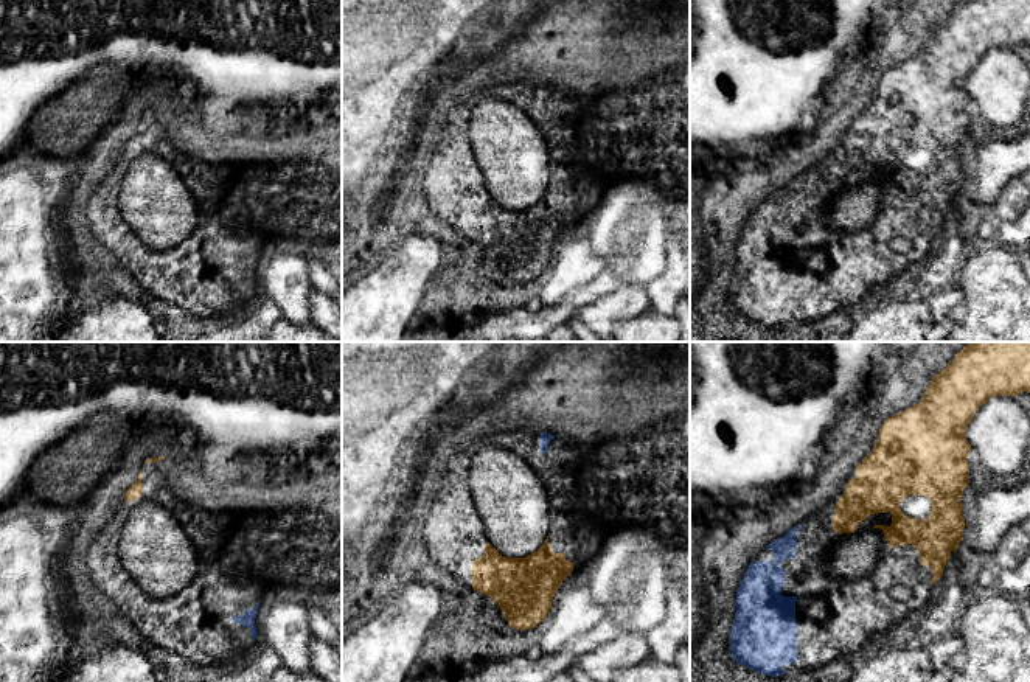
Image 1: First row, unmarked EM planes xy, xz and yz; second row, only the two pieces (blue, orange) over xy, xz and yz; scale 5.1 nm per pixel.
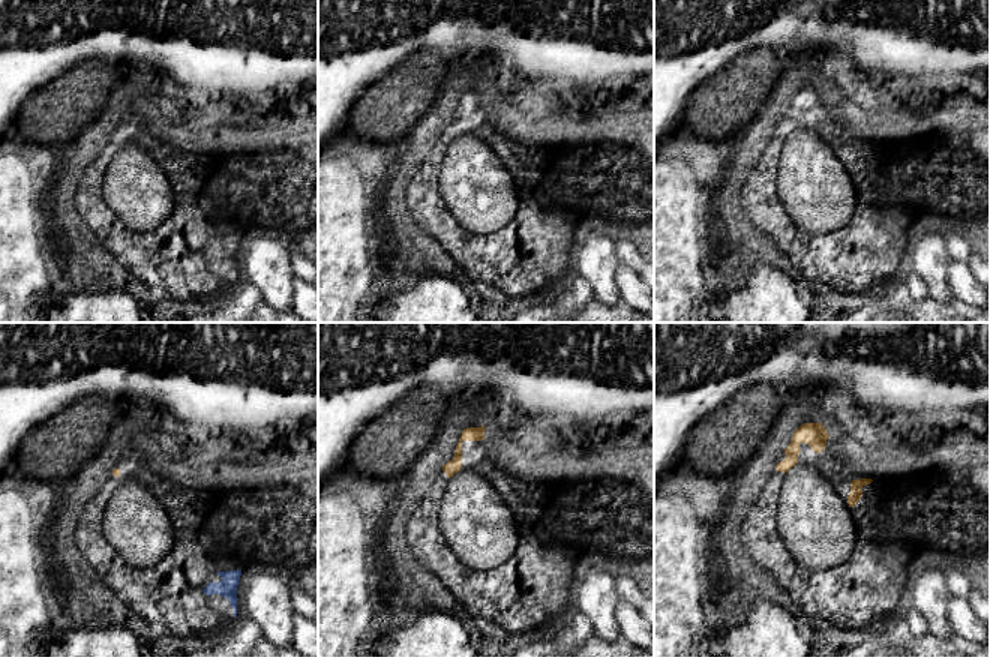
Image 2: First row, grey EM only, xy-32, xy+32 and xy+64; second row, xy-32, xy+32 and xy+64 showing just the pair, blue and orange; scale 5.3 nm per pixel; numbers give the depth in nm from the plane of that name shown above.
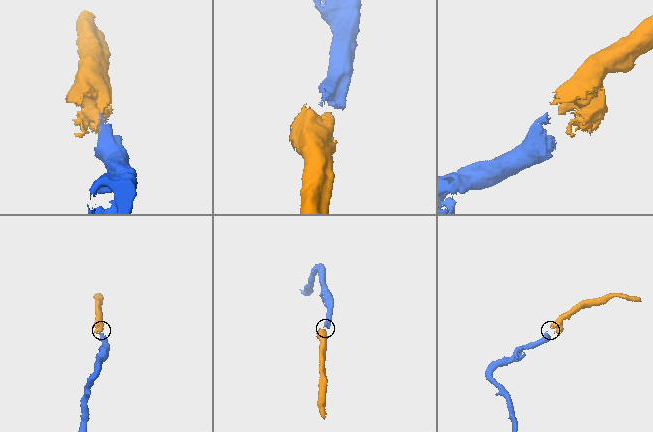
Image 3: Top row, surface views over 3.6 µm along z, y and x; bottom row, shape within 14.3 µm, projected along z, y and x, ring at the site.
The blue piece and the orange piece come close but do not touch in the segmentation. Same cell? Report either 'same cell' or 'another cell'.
same cell

